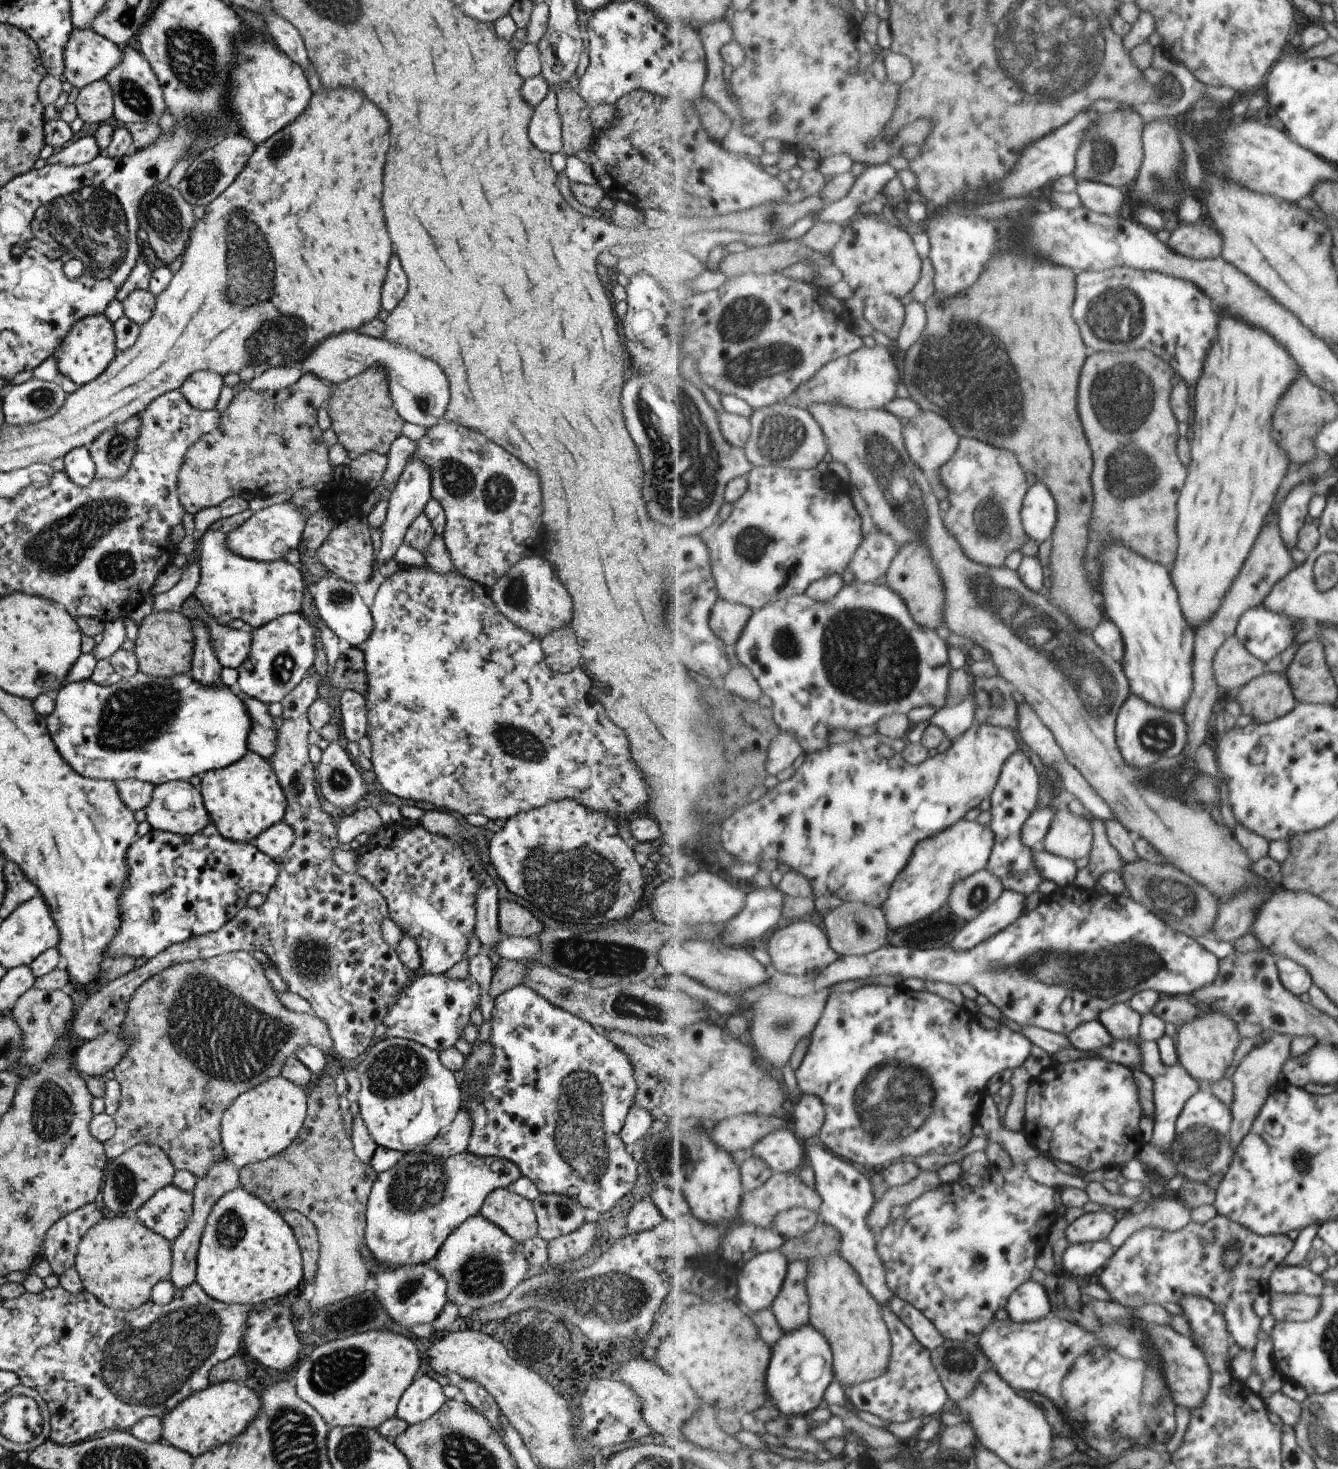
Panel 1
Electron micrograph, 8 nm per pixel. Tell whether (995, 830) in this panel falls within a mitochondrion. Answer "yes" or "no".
no

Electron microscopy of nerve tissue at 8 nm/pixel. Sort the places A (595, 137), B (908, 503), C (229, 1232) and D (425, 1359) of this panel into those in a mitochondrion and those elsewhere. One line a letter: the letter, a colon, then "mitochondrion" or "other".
A: other
B: mitochondrion
C: mitochondrion
D: other

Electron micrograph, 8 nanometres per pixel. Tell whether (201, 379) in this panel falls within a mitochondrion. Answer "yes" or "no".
no

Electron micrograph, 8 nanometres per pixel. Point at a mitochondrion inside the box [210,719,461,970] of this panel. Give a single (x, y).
(338, 780)

